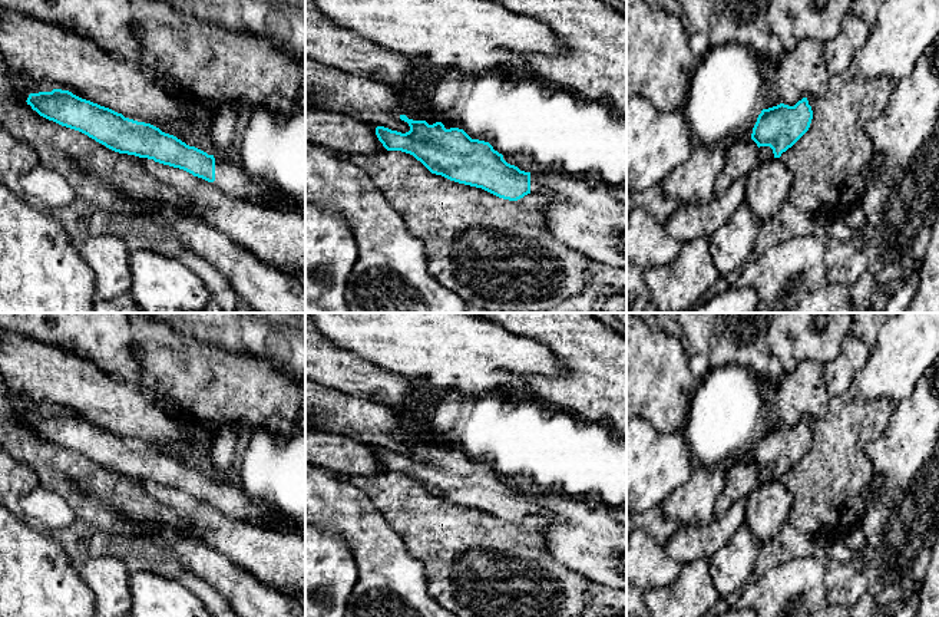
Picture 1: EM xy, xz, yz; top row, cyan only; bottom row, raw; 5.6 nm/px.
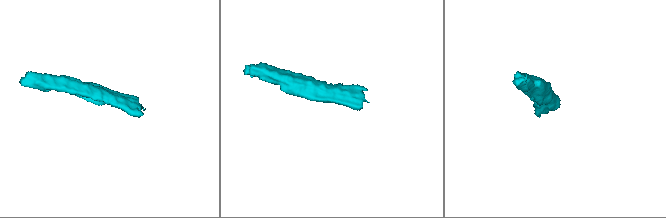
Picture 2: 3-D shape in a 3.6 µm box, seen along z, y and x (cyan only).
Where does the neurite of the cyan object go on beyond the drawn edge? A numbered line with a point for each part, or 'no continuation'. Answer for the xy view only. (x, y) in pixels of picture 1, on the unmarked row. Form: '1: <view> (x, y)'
1: xy (230, 498)

